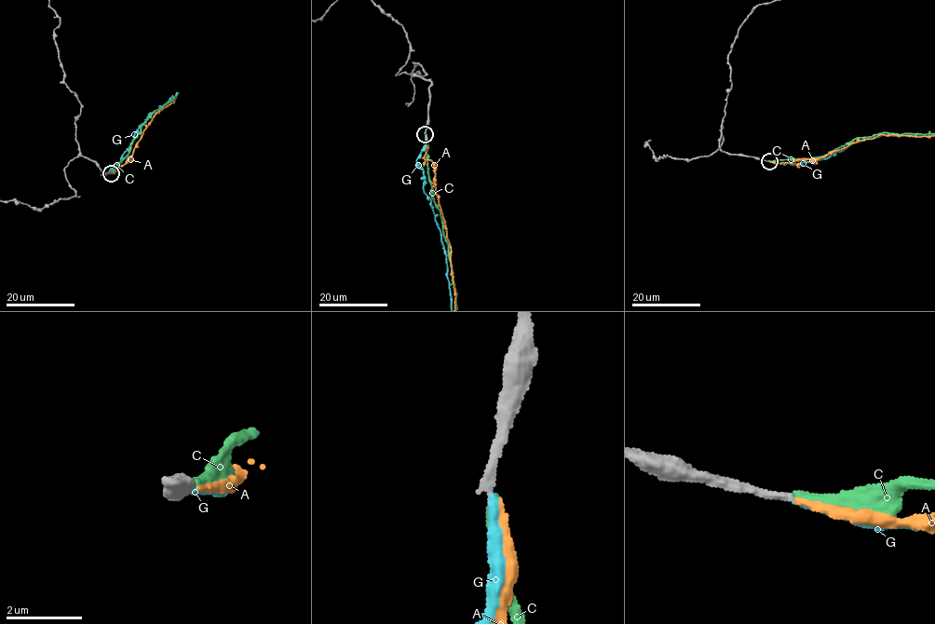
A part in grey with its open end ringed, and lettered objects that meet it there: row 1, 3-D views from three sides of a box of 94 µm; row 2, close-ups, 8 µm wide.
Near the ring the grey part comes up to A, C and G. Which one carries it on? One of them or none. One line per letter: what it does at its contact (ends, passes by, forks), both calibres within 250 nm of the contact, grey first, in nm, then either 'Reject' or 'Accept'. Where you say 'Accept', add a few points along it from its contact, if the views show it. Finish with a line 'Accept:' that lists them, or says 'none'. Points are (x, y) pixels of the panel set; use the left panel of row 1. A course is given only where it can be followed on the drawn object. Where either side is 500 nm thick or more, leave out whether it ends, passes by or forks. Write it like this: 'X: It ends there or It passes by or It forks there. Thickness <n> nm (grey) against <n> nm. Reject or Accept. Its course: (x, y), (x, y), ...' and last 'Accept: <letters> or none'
A: It ends there. Thickness 200 nm (grey) against 240 nm. Reject
C: It ends there. Thickness 220 nm (grey) against 240 nm. Reject
G: It ends there. Thickness 220 nm (grey) against 180 nm. Reject
Accept: none

